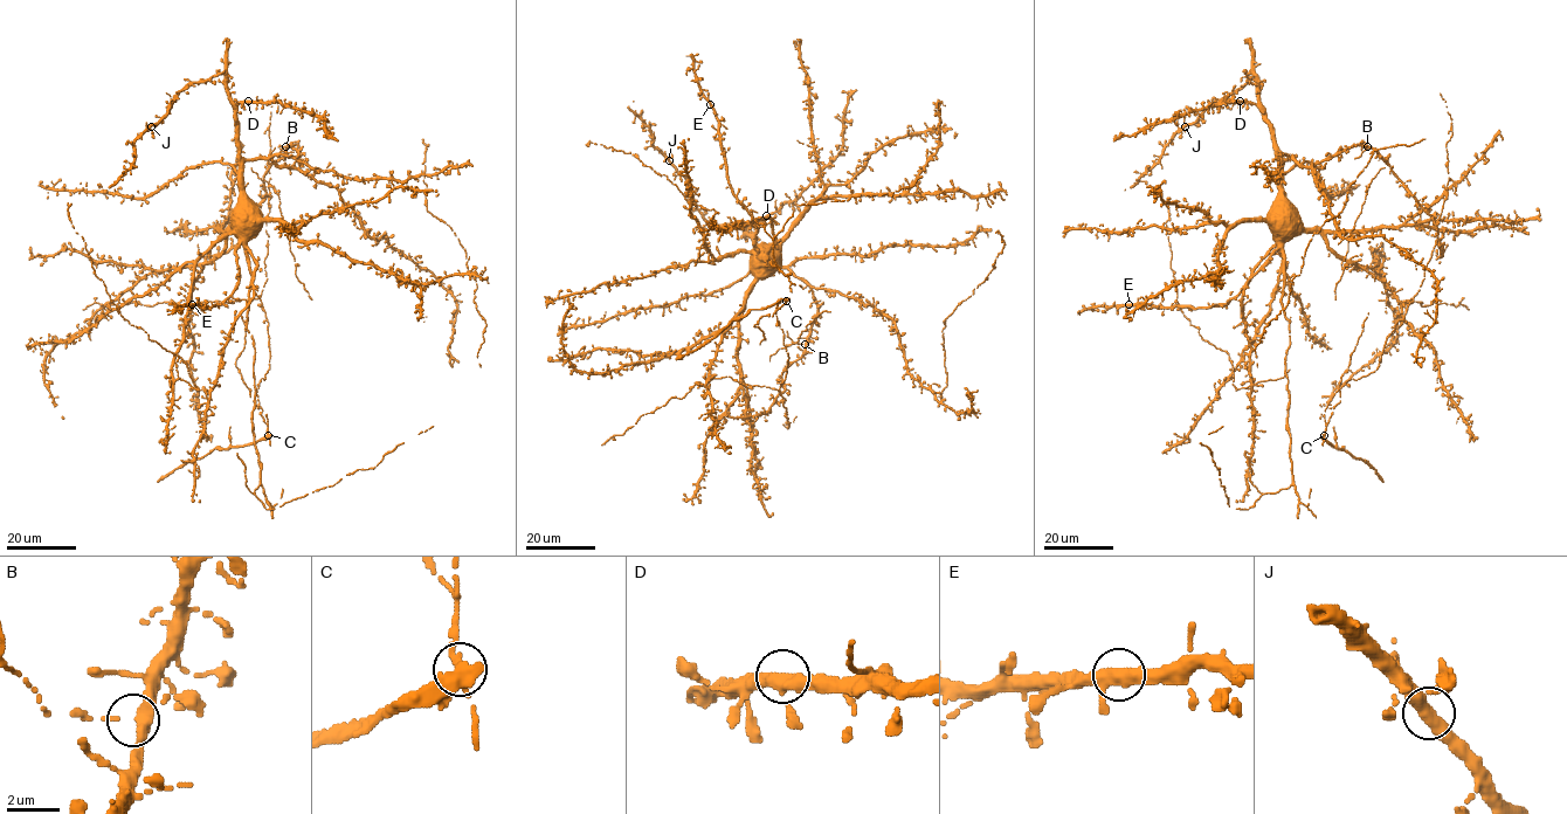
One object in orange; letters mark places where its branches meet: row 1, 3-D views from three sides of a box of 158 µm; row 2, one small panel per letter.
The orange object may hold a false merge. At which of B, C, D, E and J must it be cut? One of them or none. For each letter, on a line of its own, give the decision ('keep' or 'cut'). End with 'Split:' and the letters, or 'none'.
B: keep
C: cut
D: keep
E: keep
J: keep
Split: C

